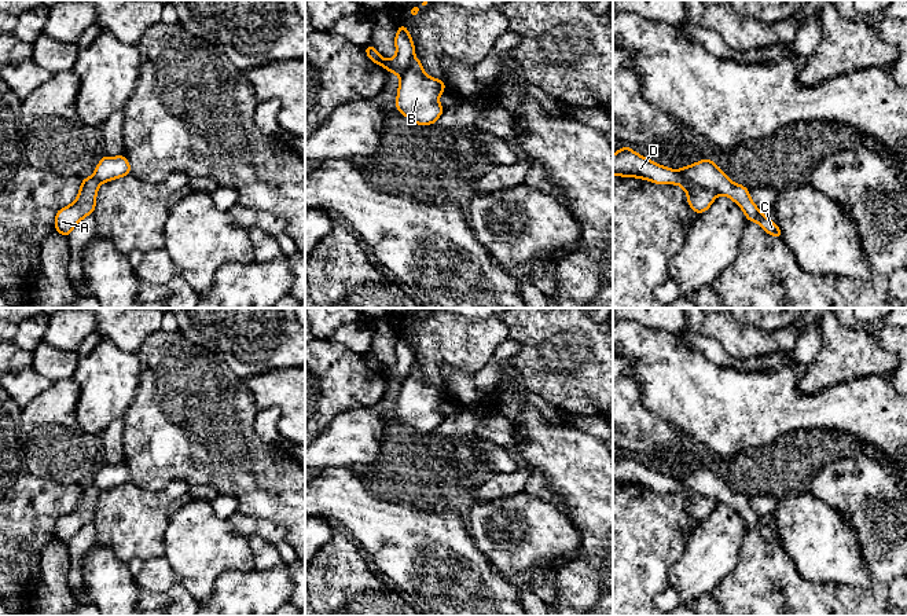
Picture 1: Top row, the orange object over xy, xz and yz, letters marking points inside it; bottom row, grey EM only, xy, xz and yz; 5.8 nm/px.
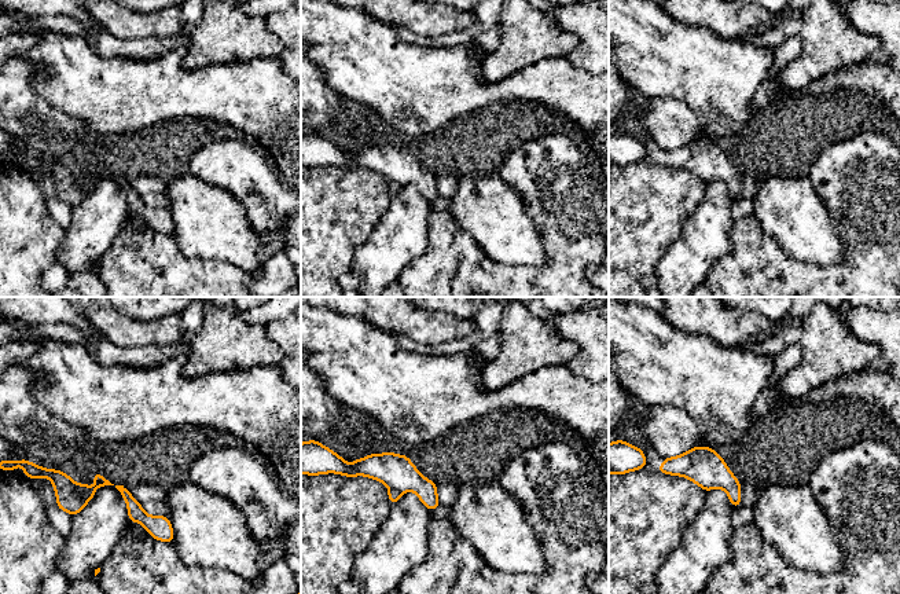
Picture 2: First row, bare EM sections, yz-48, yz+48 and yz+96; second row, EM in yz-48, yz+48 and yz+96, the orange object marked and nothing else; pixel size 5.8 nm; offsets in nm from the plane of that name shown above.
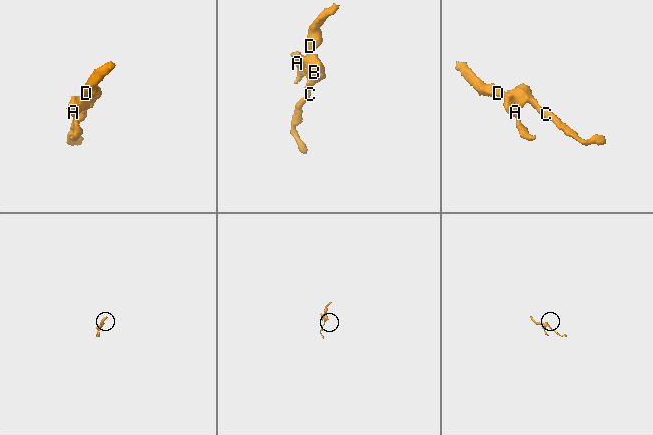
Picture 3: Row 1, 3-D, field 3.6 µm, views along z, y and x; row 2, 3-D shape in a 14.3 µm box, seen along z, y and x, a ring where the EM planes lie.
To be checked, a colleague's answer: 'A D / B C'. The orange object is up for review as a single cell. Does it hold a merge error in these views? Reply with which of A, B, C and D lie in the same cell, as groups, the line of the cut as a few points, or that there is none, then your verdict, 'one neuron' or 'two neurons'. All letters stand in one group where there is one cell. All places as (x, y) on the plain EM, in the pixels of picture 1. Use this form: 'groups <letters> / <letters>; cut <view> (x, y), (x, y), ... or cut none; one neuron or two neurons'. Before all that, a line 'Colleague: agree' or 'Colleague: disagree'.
Colleague: agree
groups A D / B C; cut yz (678, 479), (693, 491), (718, 502); two neurons

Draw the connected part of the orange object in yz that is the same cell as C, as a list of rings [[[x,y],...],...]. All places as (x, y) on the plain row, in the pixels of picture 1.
[[[709,466],[679,477],[679,481],[698,495],[732,507],[745,521],[748,529],[759,531],[768,543],[783,546],[781,536],[754,513],[749,498],[730,485]]]

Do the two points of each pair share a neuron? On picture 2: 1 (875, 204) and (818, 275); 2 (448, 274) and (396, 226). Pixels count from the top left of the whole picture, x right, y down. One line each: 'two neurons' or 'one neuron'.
1: one neuron
2: two neurons

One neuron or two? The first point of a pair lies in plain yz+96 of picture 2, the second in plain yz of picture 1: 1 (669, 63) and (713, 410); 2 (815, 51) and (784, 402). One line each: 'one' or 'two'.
1: one
2: two

